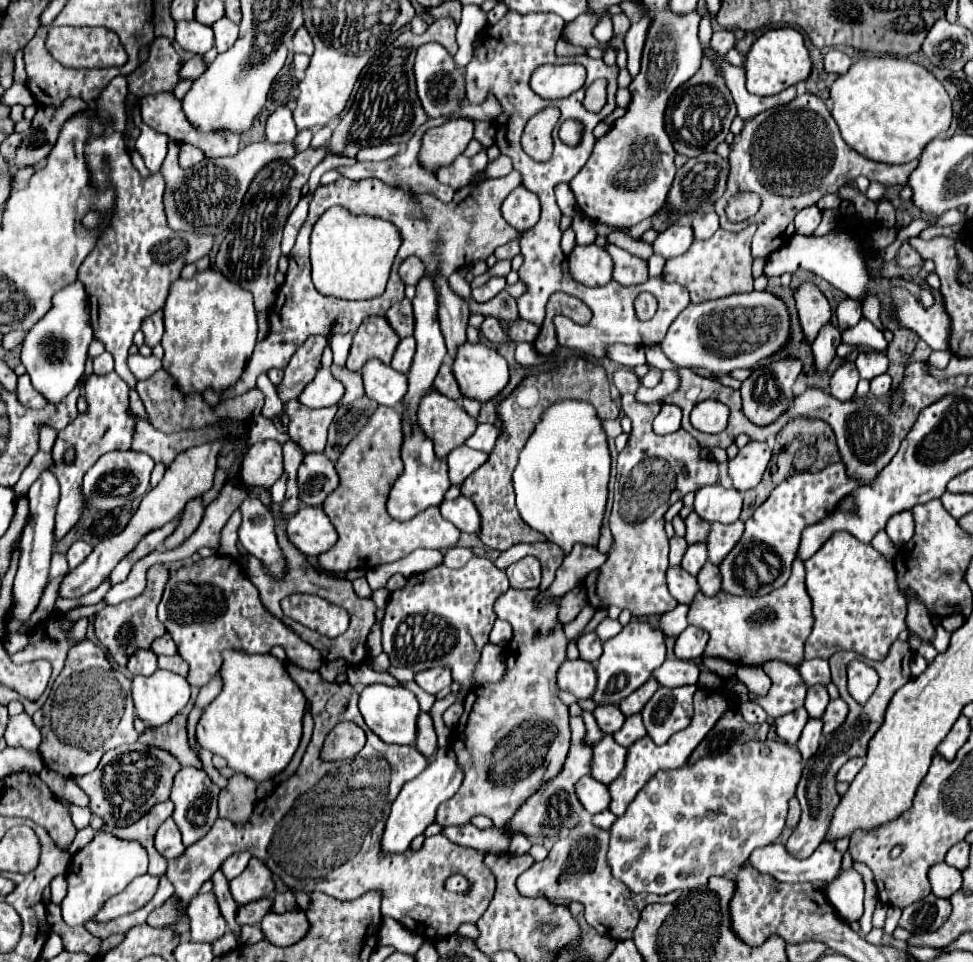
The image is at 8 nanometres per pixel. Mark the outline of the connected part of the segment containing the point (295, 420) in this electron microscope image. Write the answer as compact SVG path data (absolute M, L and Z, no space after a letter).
M298 400L286 402L284 412L289 417L288 434L304 452L322 452L326 446L326 432L336 414L336 406L310 410Z

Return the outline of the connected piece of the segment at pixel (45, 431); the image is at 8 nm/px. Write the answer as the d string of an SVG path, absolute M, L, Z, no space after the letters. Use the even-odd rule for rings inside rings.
M43 426L39 432L39 450L50 452L52 450L57 431L50 426Z

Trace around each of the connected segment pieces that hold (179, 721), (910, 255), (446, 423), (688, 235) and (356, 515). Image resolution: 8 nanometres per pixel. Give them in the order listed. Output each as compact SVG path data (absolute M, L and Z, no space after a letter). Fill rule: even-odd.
M176 714L170 722L162 724L158 730L146 728L146 732L140 736L140 742L146 746L156 746L166 752L170 752L180 764L188 766L198 766L202 768L202 762L196 760L188 746L188 736L186 736L186 716Z
M904 242L904 246L900 248L900 252L898 252L896 260L900 262L900 266L906 266L906 268L910 268L910 266L916 266L916 264L922 264L922 262L924 262L924 260L918 256L918 252L914 252L914 248L912 248L912 246L908 246L908 242Z
M432 390L420 400L418 426L434 442L434 454L446 458L454 448L466 444L478 422L466 414L454 400Z
M676 222L654 240L654 252L662 254L664 258L674 258L684 254L692 242L694 242L692 226L686 222Z
M378 406L368 418L366 426L350 440L346 450L336 462L340 476L338 488L324 500L322 508L338 532L338 542L324 554L318 556L322 570L330 574L346 574L348 570L360 568L370 570L380 564L396 562L416 548L448 550L456 546L460 530L442 518L439 507L430 507L412 520L399 522L386 512L390 488L402 474L402 418L392 414L392 408Z

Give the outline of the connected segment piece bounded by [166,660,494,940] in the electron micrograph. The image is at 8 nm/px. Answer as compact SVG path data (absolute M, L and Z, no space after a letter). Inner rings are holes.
M286 660L284 664L286 664L288 674L294 678L294 682L300 686L300 690L304 692L304 696L312 704L312 716L314 716L312 740L302 756L298 770L288 780L278 784L270 796L256 802L248 824L234 826L228 820L216 820L216 824L210 828L210 834L206 834L204 838L200 838L192 846L188 846L182 856L168 862L166 878L174 886L174 898L178 900L180 910L184 910L188 906L188 902L198 894L200 886L220 868L220 864L228 856L248 850L252 856L262 860L276 876L280 876L286 886L290 886L296 892L318 890L318 892L324 892L324 894L334 896L338 900L354 900L370 890L380 892L382 894L382 916L396 918L406 928L422 934L424 938L436 940L436 938L452 936L462 922L474 924L486 912L486 908L494 896L494 876L482 864L482 856L476 850L458 846L442 834L426 838L424 846L420 850L406 850L402 854L390 854L386 858L382 858L382 850L378 850L378 842L382 838L382 830L384 830L384 824L388 818L390 804L398 796L400 788L408 780L416 778L428 766L426 758L414 746L396 746L396 744L382 742L366 726L360 710L356 708L358 706L358 692L348 682L342 682L342 684L322 682L318 672L304 670L290 660ZM344 720L350 720L350 722L358 724L360 728L364 728L366 746L352 760L326 762L320 758L322 744L324 744L328 732L338 722L344 722ZM386 780L388 780L388 794L386 794L386 806L384 806L384 782ZM452 874L466 876L466 880L470 882L468 892L458 894L458 892L446 890L446 880Z

